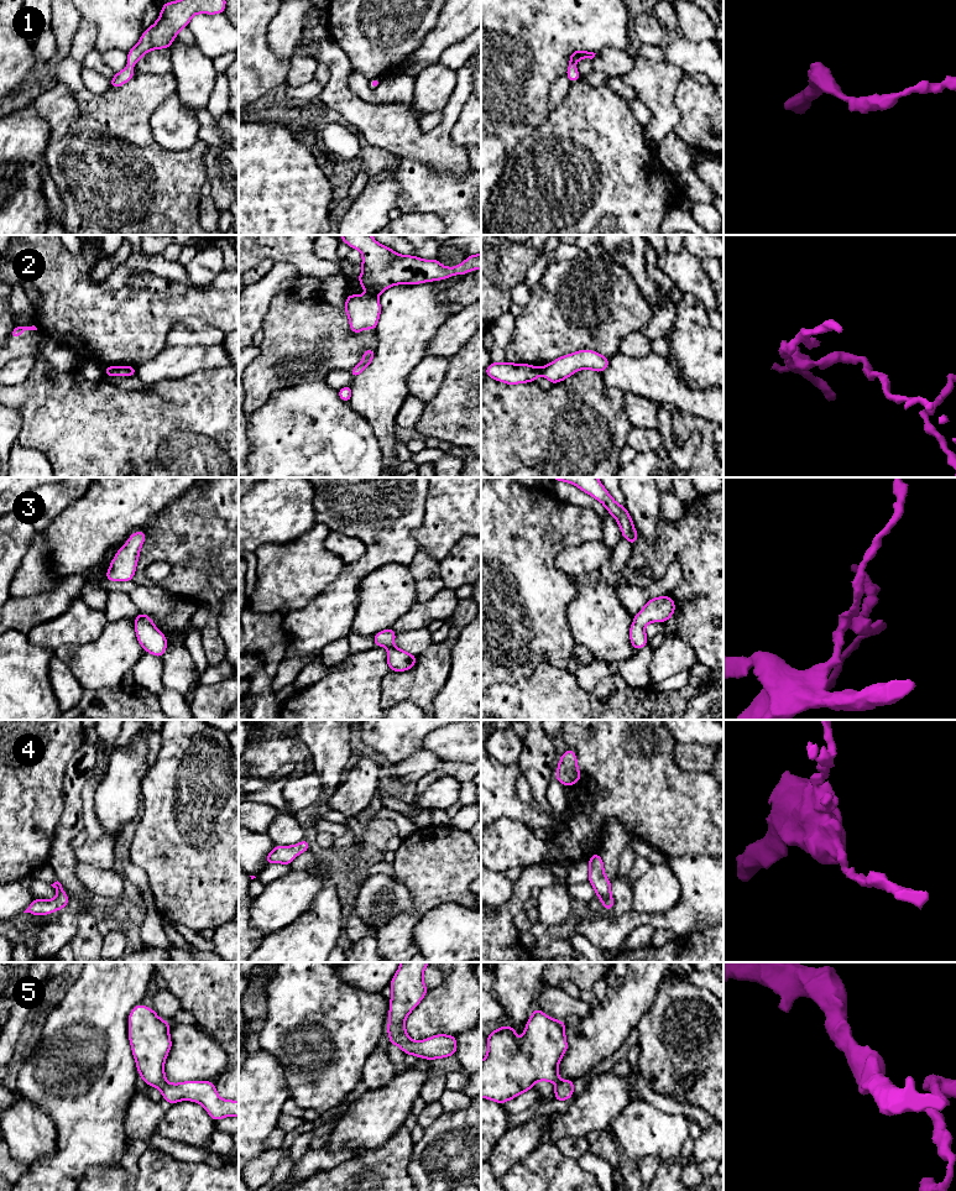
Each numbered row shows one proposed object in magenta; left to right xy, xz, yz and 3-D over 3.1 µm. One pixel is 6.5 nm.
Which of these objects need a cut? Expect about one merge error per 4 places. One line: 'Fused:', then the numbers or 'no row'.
Fused: 2

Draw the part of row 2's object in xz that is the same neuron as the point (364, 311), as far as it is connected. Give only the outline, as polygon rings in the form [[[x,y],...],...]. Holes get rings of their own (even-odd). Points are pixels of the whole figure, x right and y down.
[[[349,294],[344,308],[349,317],[349,324],[352,333],[359,334],[364,329],[376,330],[381,313],[378,296]]]

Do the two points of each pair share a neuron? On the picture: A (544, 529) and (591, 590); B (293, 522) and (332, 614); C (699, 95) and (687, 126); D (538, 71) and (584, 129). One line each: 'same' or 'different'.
A: different
B: different
C: same
D: different

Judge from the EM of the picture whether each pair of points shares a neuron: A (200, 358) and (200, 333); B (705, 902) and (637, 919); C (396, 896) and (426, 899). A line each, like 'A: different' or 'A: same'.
A: different
B: same
C: different

